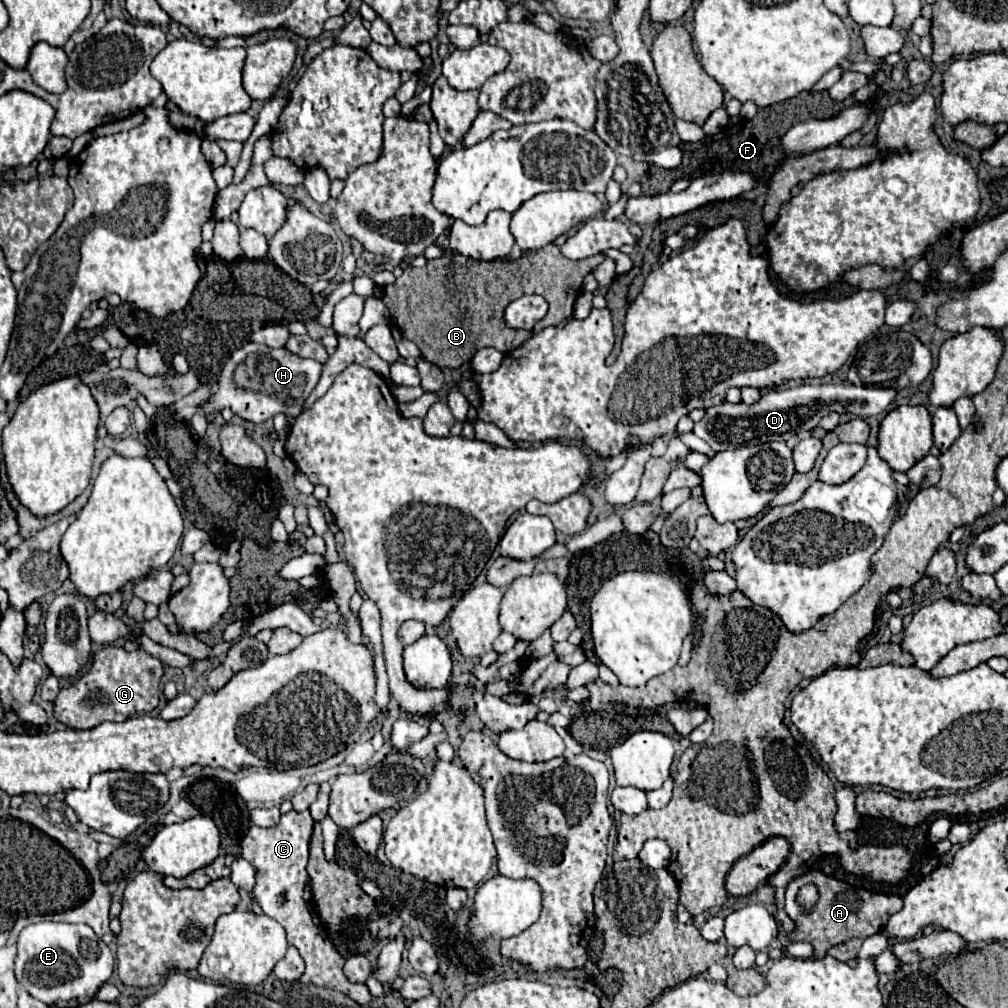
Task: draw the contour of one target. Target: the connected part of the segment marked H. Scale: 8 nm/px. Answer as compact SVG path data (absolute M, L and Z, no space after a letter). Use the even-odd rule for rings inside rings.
M250 341L228 357L218 377L218 389L206 401L202 401L200 407L208 423L212 423L216 413L224 411L226 407L250 423L264 423L264 419L270 419L276 413L298 415L306 397L316 387L320 371L322 365L314 359L304 359L288 349L272 349Z

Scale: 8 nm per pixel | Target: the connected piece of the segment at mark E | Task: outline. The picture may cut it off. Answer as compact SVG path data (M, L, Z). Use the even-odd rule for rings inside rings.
M42 921L20 931L16 957L16 979L32 997L54 1007L76 1007L92 1001L96 989L106 983L114 969L108 945L88 927L72 923Z

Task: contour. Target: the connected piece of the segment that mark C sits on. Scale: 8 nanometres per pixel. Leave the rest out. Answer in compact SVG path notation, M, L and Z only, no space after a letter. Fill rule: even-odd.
M290 811L282 815L276 827L270 827L270 829L256 827L256 825L250 827L240 847L242 847L242 857L256 867L256 887L252 895L258 907L284 927L288 935L288 943L294 945L300 951L302 959L306 961L306 969L300 977L302 983L346 993L356 1003L366 1005L372 1001L368 987L350 983L346 979L342 971L344 957L336 951L336 947L328 939L318 915L314 913L312 917L306 905L306 895L310 897L310 879L306 873L306 863L308 863L308 841L312 835L312 825L314 825L314 819L310 817L310 811Z

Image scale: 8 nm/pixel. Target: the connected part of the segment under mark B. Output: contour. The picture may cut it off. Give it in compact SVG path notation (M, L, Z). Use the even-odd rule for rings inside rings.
M550 243L550 245L546 245L546 247L542 247L542 249L538 249L538 251L524 251L524 253L518 253L518 255L514 257L514 259L496 259L496 261L480 261L480 263L476 263L476 261L472 261L472 259L468 259L468 257L464 257L464 255L460 255L460 253L452 253L452 251L448 251L448 255L446 255L446 257L440 257L440 259L432 259L432 261L428 261L428 265L426 265L426 267L422 267L422 269L418 269L418 267L414 267L414 269L404 269L404 273L402 273L402 275L400 275L400 277L396 279L396 283L392 283L392 285L386 285L386 287L384 287L384 295L382 295L382 301L384 301L384 305L386 305L386 307L388 307L388 311L390 311L390 317L392 317L392 323L394 323L394 325L396 325L398 329L402 329L402 333L404 333L404 337L406 337L408 341L412 341L412 343L416 343L416 345L418 345L418 349L422 351L422 357L424 357L426 361L430 361L430 363L434 363L434 365L438 365L438 367L450 367L450 369L454 369L454 367L462 367L462 365L466 365L466 363L470 363L470 359L474 357L474 353L476 353L478 349L482 349L482 347L494 347L494 349L498 349L498 351L502 351L502 353L508 353L508 351L512 351L512 349L516 349L516 347L520 347L520 345L522 345L522 343L524 343L524 341L526 341L526 339L528 339L528 337L530 337L532 333L536 333L536 331L542 331L542 329L544 329L544 327L548 327L548 325L560 325L562 321L568 321L568 319L572 317L572 311L574 311L574 309L572 309L572 305L574 305L574 301L576 301L576 297L578 297L578 295L580 295L580 291L582 291L582 279L584 279L584 277L586 277L586 275L588 275L588 273L590 273L590 271L592 271L592 269L594 269L596 265L600 265L600 263L602 263L604 259L606 259L606 255L604 255L604 253L598 253L598 255L592 255L592 257L586 257L586 259L578 259L578 261L572 261L572 259L566 259L566 257L564 257L564 255L560 253L560 247L558 247L558 245L554 245L554 243ZM524 293L536 293L536 295L542 295L542 297L544 297L544 299L548 301L548 305L550 305L550 309L548 309L548 313L546 313L546 317L544 317L544 319L542 319L540 323L536 323L536 325L534 325L534 331L532 331L532 333L530 333L530 331L526 331L523 329L516 330L510 327L506 327L506 325L504 325L504 321L502 321L502 313L504 313L504 309L508 307L508 303L512 303L514 299L518 299L518 297L522 297Z

